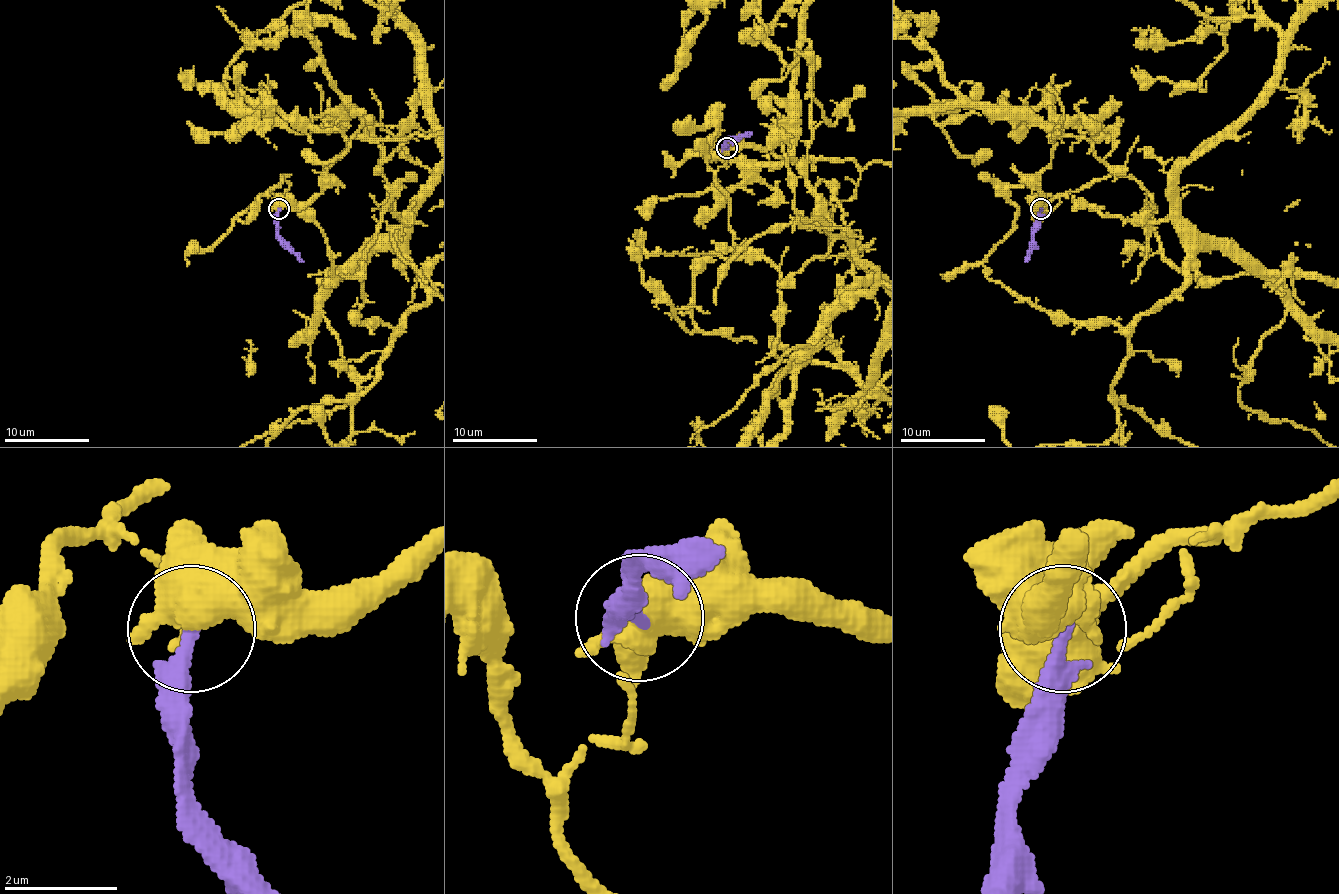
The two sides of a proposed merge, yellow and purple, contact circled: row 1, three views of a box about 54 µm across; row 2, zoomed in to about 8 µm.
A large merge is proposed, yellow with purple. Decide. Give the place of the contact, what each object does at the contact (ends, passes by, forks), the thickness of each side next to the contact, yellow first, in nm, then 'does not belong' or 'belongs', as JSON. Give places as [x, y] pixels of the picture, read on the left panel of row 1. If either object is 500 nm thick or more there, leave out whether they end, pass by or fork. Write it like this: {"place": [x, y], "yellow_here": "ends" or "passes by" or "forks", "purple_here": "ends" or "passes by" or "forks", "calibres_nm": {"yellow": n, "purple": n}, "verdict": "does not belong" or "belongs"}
{"place": [279, 209], "calibres_nm": {"yellow": 550, "purple": 300}, "verdict": "does not belong"}

